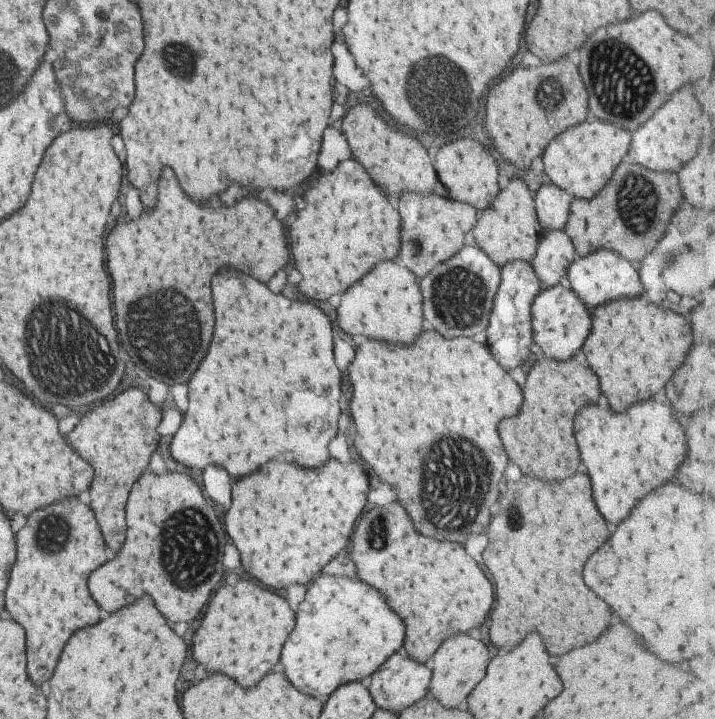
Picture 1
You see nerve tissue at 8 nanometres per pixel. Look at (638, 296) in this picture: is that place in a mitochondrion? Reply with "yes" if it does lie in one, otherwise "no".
no

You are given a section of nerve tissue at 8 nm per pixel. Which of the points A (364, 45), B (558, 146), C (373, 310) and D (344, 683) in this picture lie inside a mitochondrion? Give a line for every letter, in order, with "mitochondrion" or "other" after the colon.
A: other
B: other
C: other
D: other

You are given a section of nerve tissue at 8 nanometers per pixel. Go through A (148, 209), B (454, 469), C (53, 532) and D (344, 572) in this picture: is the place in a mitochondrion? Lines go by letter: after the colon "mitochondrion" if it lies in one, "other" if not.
A: other
B: mitochondrion
C: mitochondrion
D: other

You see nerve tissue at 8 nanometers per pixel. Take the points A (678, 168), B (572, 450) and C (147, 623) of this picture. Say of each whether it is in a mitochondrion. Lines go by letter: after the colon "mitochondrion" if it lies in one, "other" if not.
A: other
B: other
C: other

